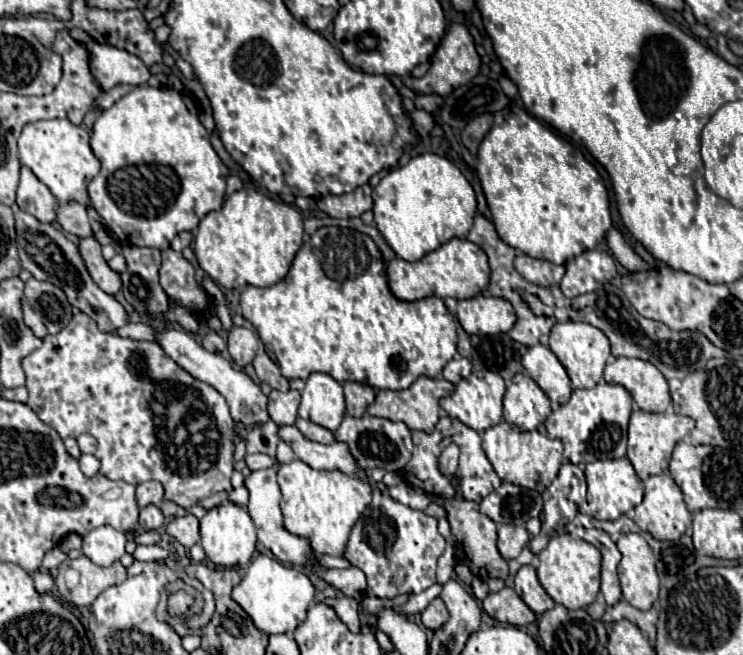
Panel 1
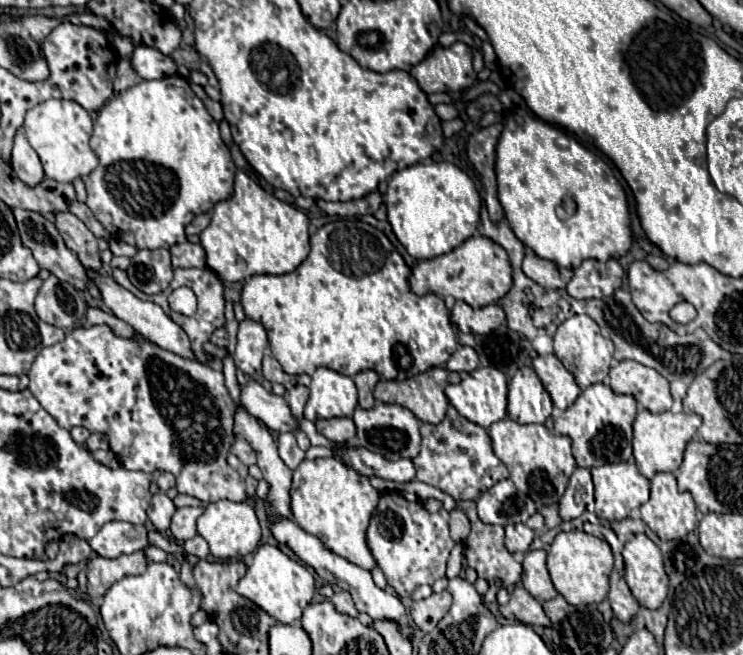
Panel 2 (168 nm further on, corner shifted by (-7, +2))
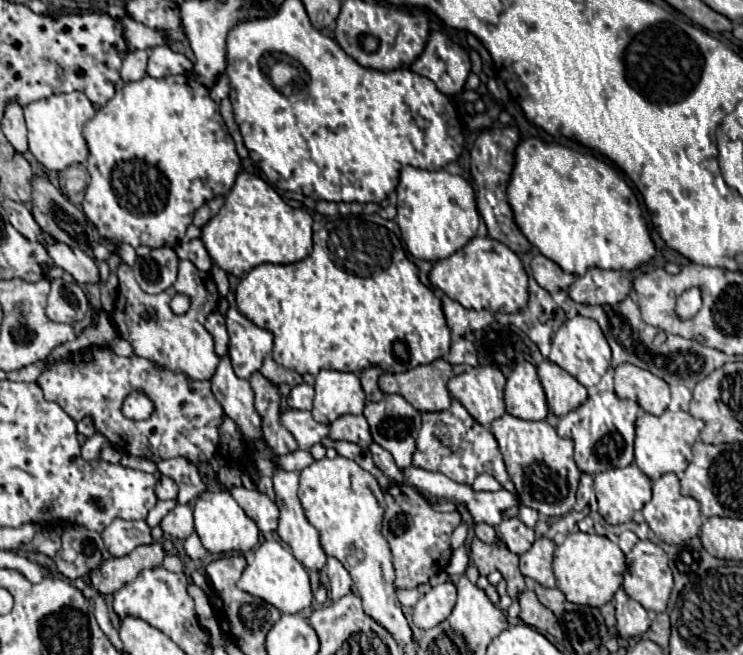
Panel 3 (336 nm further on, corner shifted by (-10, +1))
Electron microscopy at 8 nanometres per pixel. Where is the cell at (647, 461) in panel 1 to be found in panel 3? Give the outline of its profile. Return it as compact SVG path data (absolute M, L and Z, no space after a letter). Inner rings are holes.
M640 412L636 420L636 442L634 442L634 462L636 466L650 478L656 480L666 472L682 472L692 460L692 444L696 442L700 430L704 428L704 422L698 418L692 418L688 412L666 412L662 416L654 416L648 412Z

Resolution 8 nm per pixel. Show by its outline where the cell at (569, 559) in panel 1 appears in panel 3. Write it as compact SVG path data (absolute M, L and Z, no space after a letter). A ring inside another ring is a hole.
M576 532L568 534L566 540L554 552L554 576L558 588L564 592L568 602L600 608L610 602L616 590L622 586L622 574L626 570L626 558L618 544L606 536Z

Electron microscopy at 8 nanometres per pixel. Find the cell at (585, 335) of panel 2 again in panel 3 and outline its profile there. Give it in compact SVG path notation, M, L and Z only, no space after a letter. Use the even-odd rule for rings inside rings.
M578 314L576 318L566 320L556 330L556 334L552 338L552 352L548 354L548 360L558 364L560 368L564 368L568 374L572 374L582 386L590 388L600 382L600 378L604 376L604 372L610 366L610 346L606 342L598 322Z

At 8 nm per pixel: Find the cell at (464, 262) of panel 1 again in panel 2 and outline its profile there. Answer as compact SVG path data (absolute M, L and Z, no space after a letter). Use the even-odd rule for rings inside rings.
M469 237L445 255L419 261L409 275L409 287L415 295L435 293L439 297L455 297L471 307L497 303L511 287L511 265L505 249L487 237Z

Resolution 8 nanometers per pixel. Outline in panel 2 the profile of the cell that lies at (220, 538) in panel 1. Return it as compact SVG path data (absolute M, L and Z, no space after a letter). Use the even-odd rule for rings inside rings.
M235 501L209 503L205 507L205 513L197 519L197 531L209 543L211 555L217 559L245 557L253 553L261 541L261 529L259 529L259 521L255 517L253 507L247 503L235 503Z

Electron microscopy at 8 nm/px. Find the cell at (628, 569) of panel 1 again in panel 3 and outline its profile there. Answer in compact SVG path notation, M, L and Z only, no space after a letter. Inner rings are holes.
M640 540L632 548L632 560L622 586L646 610L664 612L674 586L666 552L650 540Z

